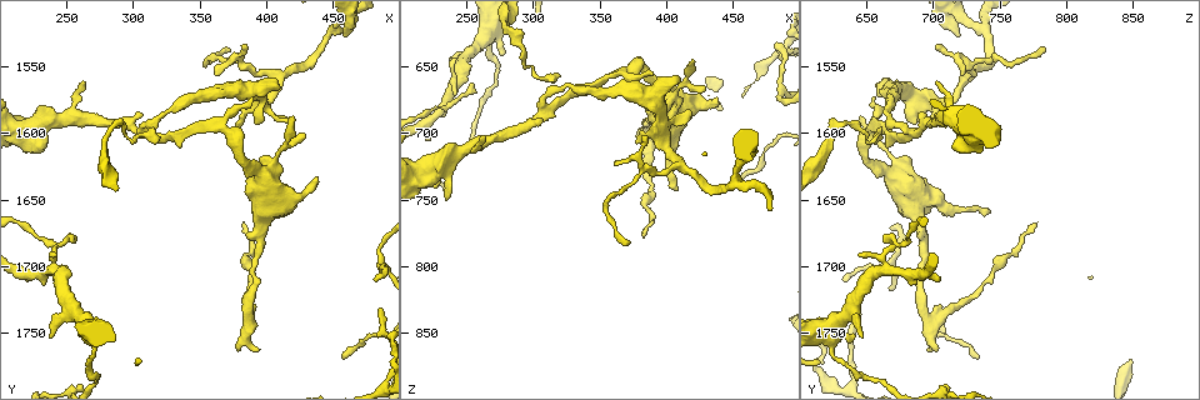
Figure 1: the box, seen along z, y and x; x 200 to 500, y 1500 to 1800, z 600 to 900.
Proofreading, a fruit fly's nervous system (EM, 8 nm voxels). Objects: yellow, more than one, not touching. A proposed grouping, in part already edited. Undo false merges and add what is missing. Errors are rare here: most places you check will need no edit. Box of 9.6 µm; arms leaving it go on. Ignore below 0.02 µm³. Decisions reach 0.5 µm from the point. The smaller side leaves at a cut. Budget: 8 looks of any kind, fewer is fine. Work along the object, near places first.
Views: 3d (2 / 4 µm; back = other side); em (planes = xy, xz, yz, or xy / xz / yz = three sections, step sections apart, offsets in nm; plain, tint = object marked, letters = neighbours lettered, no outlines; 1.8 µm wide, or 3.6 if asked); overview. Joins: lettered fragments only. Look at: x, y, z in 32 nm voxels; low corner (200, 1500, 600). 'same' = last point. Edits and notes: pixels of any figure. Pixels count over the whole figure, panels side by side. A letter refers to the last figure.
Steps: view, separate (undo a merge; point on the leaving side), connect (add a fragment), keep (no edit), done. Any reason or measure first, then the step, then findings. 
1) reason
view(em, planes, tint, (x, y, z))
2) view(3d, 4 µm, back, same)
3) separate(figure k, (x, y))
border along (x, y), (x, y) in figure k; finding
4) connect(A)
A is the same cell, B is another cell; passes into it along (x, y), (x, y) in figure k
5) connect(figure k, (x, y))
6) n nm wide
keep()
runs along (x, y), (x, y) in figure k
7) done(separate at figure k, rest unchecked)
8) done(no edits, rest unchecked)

calibre changes
view(em, planes, letters, (386, 1744, 698))

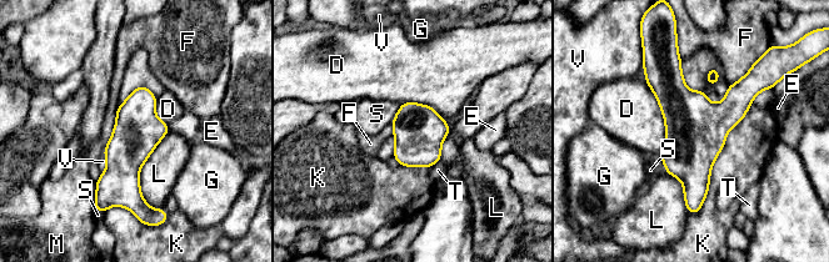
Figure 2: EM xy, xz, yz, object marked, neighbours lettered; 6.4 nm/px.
keep()
D, E, F, G, K, L, M, S, T and V are other cells; border along (119, 106), (113, 134), (103, 154) in figure 2; all the same neuron

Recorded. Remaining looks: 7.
tapers out
view(em, xz, step 16, letters, (244, 1690, 642))

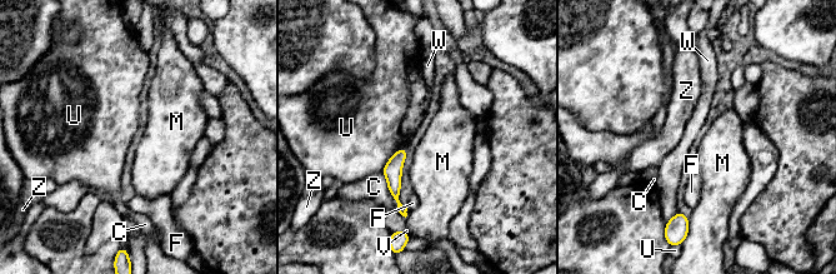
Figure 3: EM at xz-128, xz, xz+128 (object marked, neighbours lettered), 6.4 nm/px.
keep()
C, F, M, U, V, W and Z are other cells; runs along (403, 152), (395, 163), (401, 209) in figure 3; none of them fits

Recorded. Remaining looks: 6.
branch stops here
view(3d, 2 µm, (240, 1752, 648))

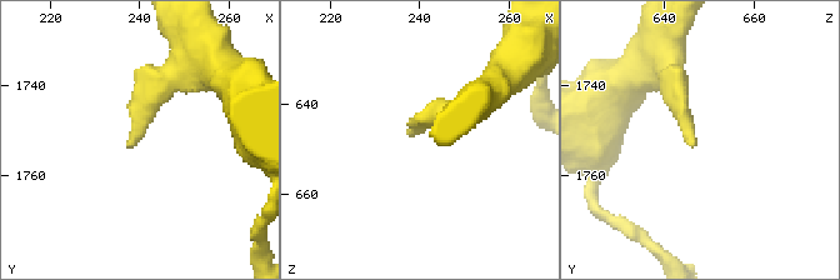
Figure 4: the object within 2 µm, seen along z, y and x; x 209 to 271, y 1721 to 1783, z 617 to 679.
need the tissue
view(em, planes, letters, (239, 1752, 647))

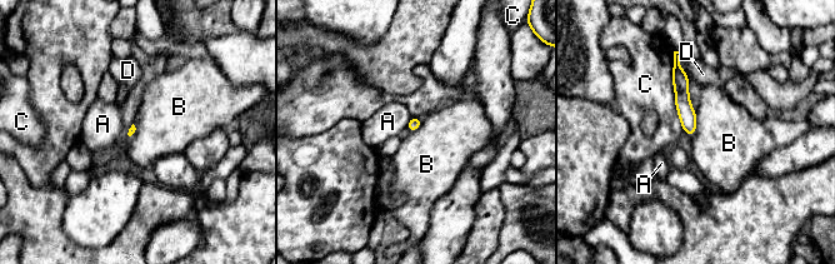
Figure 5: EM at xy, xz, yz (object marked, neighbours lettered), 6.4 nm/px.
keep()
A, B, C and D are other cells; border along (696, 113), (696, 130), (690, 138) in figure 5; no lettered fragment goes on from it

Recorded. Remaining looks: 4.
done(no edits, rest unchecked)

